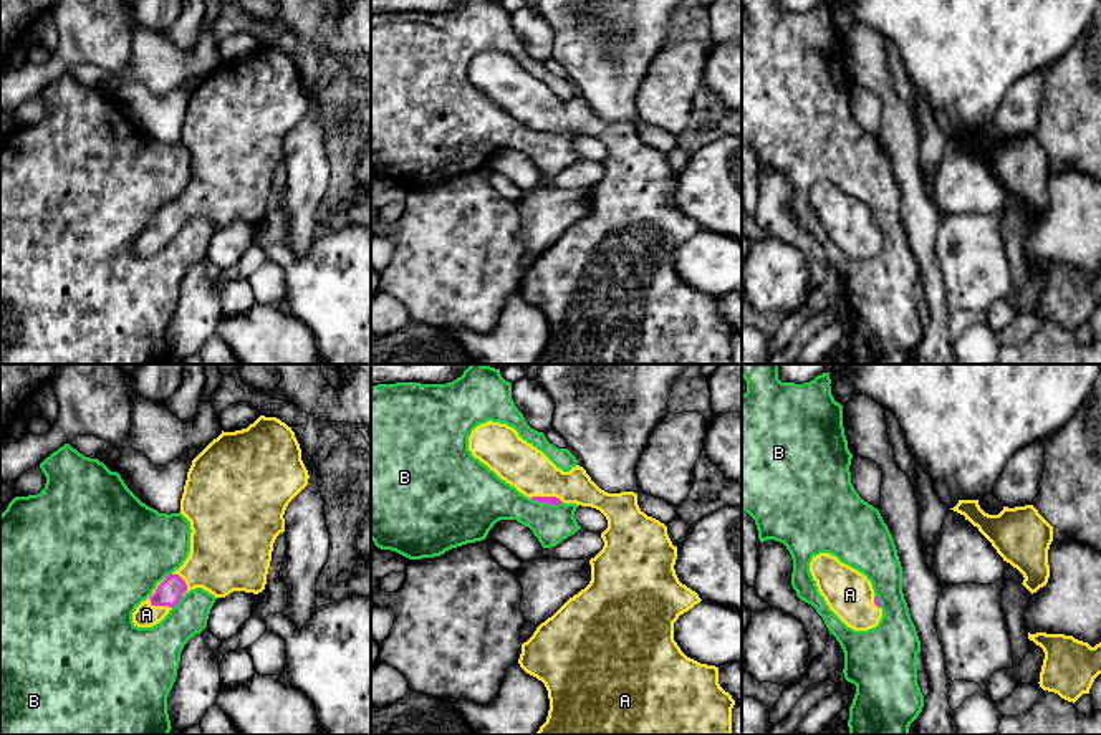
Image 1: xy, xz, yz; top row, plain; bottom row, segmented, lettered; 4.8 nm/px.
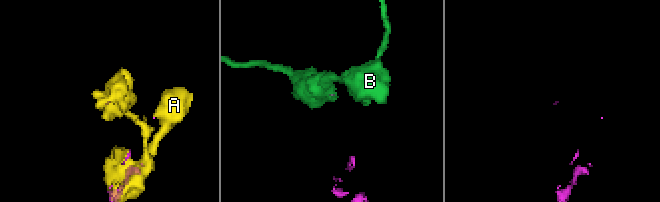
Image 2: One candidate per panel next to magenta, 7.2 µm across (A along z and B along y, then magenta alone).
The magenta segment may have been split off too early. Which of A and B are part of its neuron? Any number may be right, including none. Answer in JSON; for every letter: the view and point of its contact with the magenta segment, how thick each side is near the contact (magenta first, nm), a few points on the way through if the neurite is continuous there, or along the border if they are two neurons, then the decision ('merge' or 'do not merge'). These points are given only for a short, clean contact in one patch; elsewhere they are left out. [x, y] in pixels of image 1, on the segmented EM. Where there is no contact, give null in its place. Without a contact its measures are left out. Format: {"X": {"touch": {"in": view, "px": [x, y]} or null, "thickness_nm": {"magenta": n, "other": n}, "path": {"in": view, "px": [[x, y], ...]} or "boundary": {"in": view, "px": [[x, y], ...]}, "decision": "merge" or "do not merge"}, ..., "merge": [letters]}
{"A": {"touch": {"in": "xy", "px": [154, 593]}, "thickness_nm": {"magenta": 120, "other": 120}, "decision": "merge"}, "B": {"touch": {"in": "xz", "px": [547, 502]}, "thickness_nm": {"magenta": 50, "other": 200}, "boundary": {"in": "xz", "px": [[530, 499], [562, 504]]}, "decision": "do not merge"}, "merge": ["A"]}

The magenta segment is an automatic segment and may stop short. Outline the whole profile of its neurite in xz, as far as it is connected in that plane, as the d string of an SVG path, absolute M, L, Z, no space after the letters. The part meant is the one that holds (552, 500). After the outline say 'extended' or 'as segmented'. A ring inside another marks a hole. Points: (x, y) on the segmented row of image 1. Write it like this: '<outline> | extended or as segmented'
M488 420L477 425L469 437L469 450L525 497L550 505L591 507L608 520L608 528L601 533L604 546L589 560L589 584L522 644L520 667L545 684L550 699L546 722L535 735L732 735L735 700L720 687L719 667L687 657L674 641L674 622L702 599L679 581L674 569L677 546L672 545L667 526L639 508L637 493L608 493L579 465L563 472L507 424Z | extended

